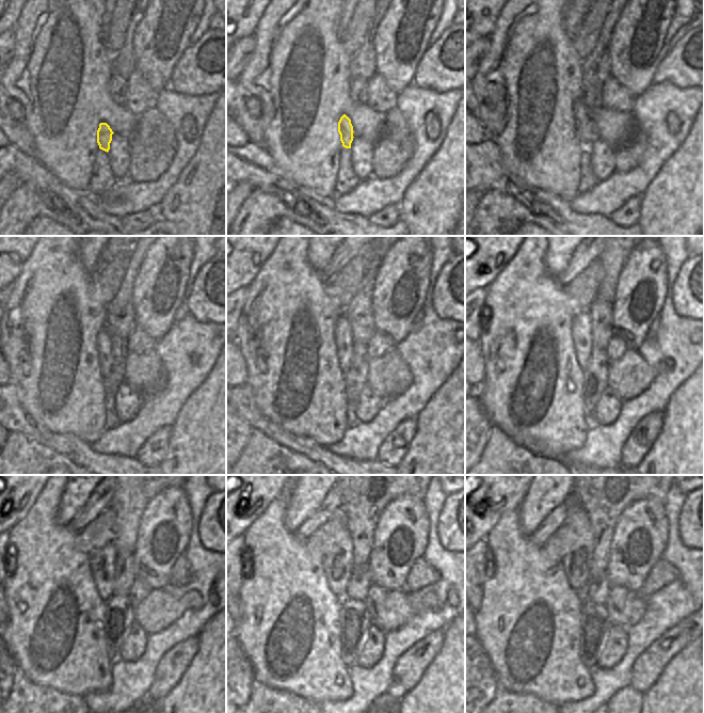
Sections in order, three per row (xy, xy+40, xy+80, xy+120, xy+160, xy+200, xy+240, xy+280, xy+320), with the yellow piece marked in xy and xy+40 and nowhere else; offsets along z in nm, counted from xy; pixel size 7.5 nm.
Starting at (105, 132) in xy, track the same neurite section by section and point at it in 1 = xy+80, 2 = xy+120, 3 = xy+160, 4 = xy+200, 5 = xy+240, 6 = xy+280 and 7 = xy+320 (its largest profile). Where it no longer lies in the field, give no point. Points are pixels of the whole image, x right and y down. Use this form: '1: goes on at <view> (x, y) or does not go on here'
1: goes on at xy+80 (584, 123)
2: goes on at xy+120 (104, 338)
3: goes on at xy+160 (342, 336)
4: goes on at xy+200 (580, 329)
5: goes on at xy+240 (101, 561)
6: goes on at xy+280 (338, 563)
7: goes on at xy+320 (577, 563)

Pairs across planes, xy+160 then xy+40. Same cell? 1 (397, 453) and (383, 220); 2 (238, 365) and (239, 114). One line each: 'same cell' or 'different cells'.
1: same cell
2: different cells

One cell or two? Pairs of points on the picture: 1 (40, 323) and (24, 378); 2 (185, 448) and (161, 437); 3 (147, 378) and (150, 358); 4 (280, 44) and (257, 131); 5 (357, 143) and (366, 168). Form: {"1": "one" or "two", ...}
{"1": "one", "2": "two", "3": "one", "4": "two", "5": "one"}

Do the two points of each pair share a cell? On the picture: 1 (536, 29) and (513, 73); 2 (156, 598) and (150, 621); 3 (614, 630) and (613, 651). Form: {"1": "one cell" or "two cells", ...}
{"1": "one cell", "2": "one cell", "3": "one cell"}

